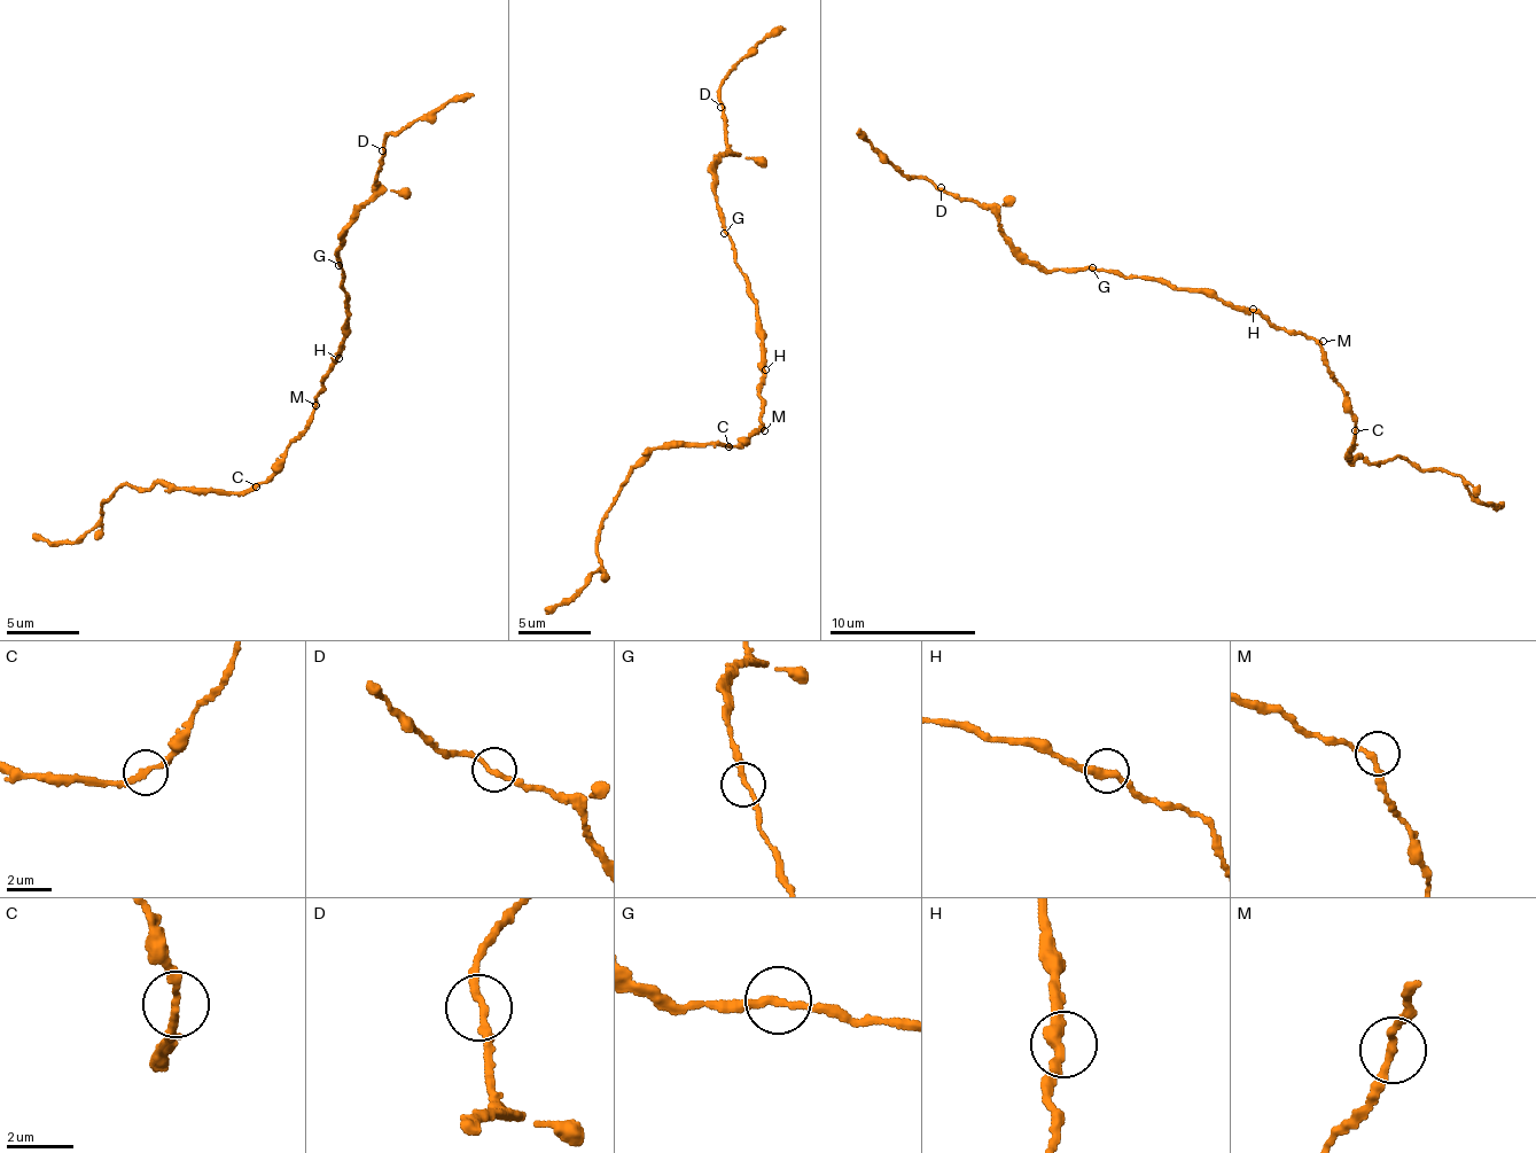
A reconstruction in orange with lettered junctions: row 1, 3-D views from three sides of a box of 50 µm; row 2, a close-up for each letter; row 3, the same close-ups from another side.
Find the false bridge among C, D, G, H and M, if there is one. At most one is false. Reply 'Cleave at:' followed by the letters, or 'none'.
Cleave at: none

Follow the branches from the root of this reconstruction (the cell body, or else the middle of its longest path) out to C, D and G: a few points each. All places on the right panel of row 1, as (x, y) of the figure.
C: (1252, 313), (1265, 314), (1279, 327), (1304, 333), (1322, 349), (1322, 359), (1342, 389), (1356, 423), (1355, 429)
D: (1252, 313), (1205, 294), (1104, 270), (1039, 271), (987, 208), (941, 187)
G: (1252, 313), (1230, 309), (1205, 294), (1138, 277), (1119, 278), (1092, 267)

